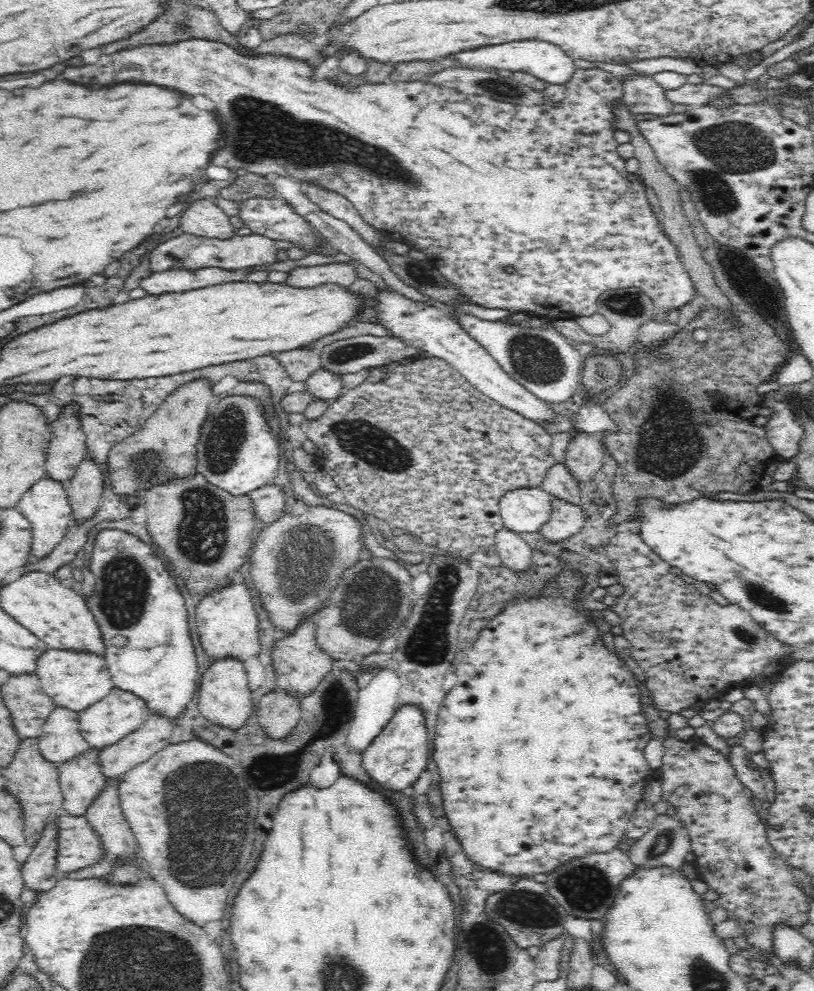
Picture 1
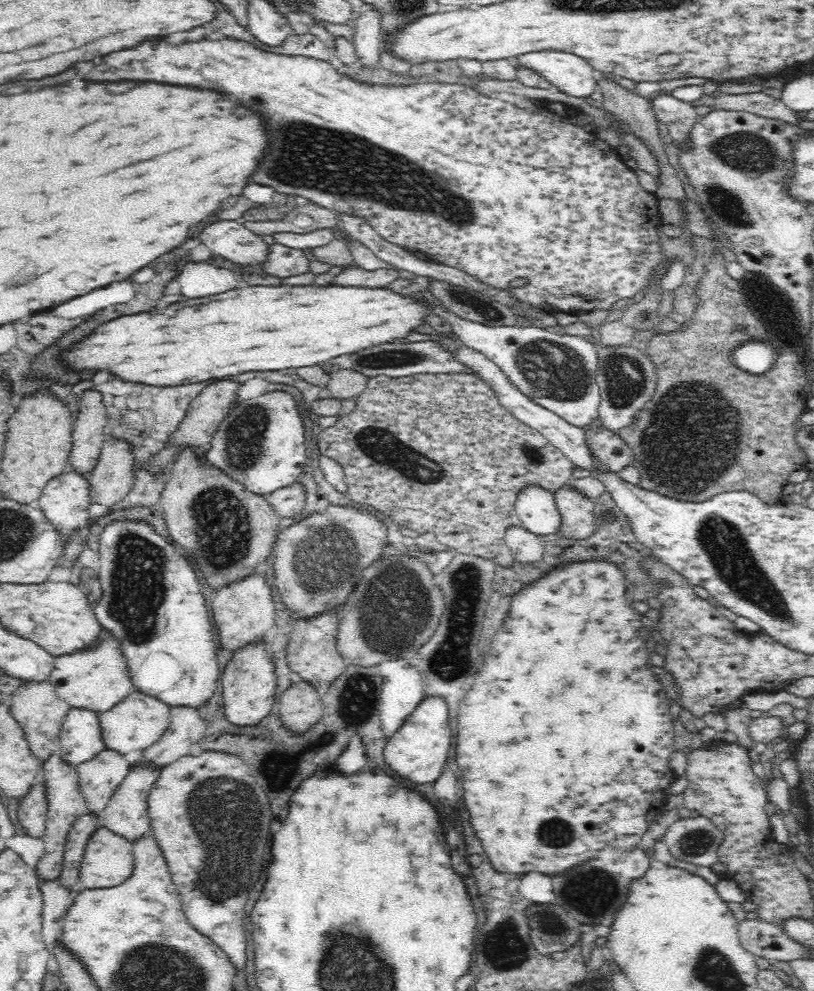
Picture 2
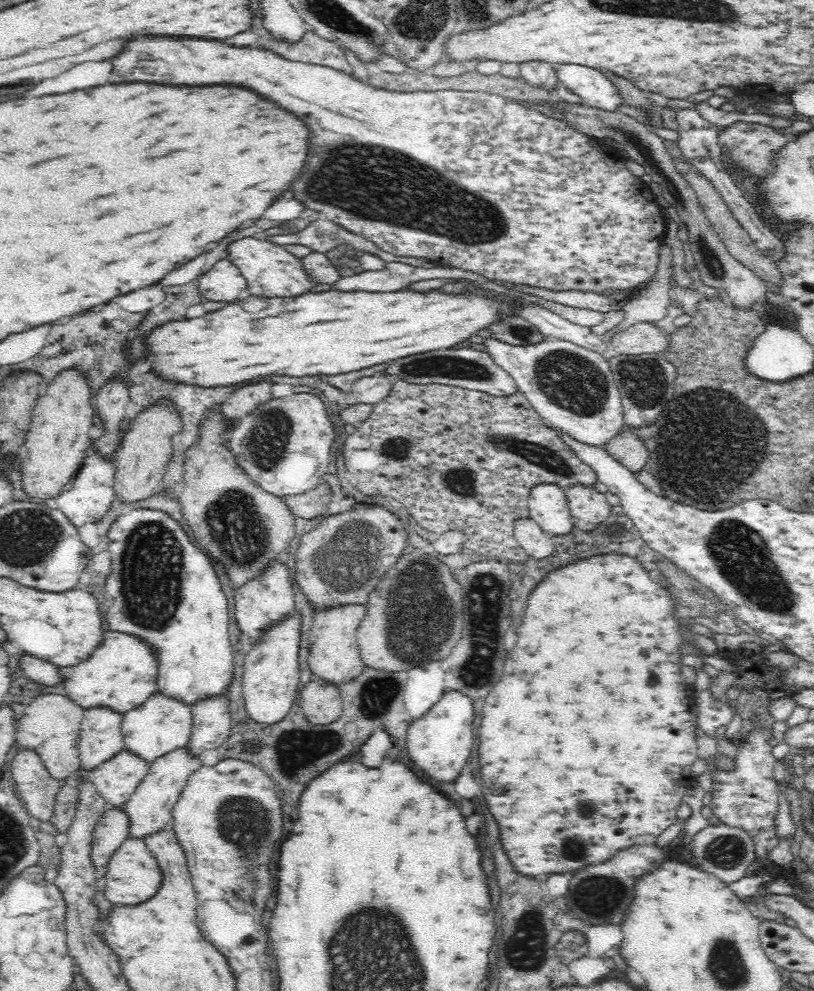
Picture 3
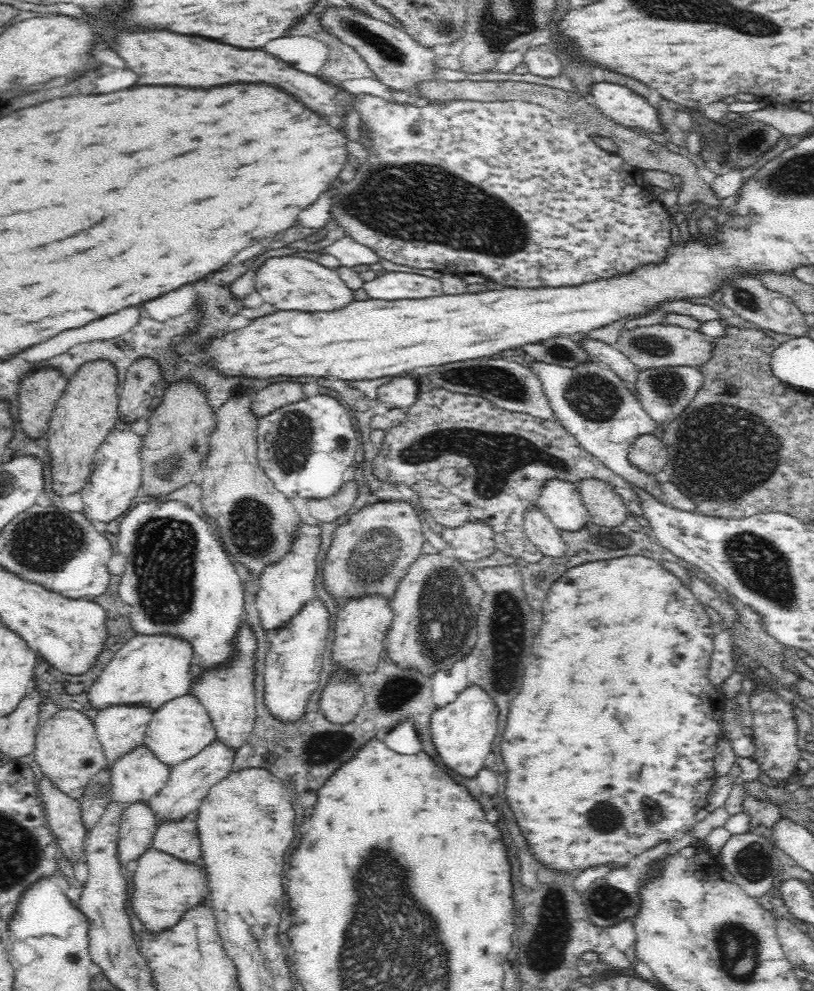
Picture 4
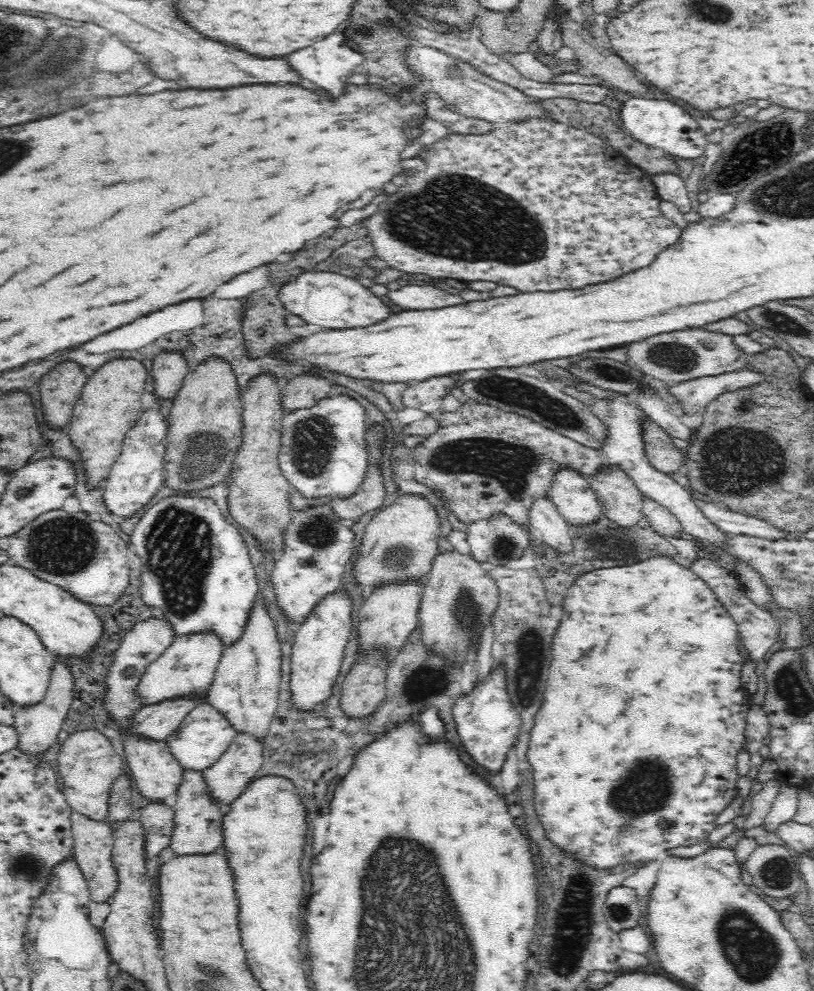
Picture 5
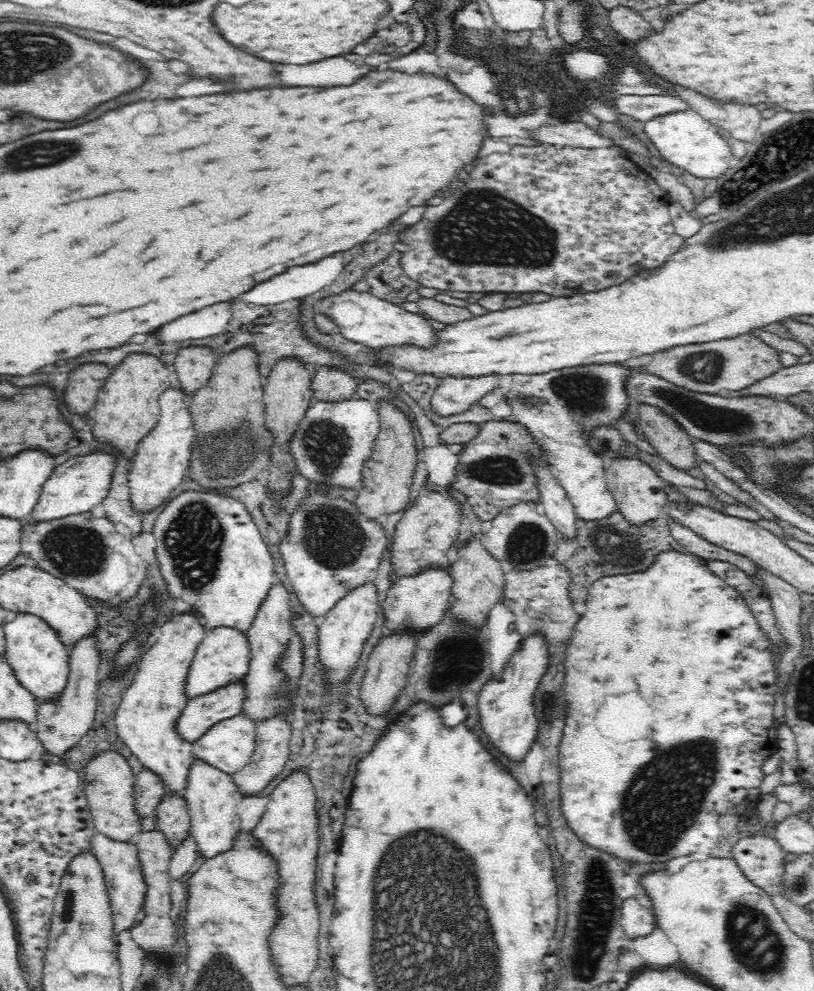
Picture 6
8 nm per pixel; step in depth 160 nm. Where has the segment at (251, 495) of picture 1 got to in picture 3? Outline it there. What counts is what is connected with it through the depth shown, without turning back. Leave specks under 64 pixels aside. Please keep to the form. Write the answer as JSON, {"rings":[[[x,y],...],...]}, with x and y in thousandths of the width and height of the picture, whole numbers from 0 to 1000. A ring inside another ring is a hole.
{"rings":[[[391,490],[371,498],[346,502],[346,508],[351,509],[359,521],[372,524],[403,520],[403,505],[405,505],[405,496],[400,490]]]}

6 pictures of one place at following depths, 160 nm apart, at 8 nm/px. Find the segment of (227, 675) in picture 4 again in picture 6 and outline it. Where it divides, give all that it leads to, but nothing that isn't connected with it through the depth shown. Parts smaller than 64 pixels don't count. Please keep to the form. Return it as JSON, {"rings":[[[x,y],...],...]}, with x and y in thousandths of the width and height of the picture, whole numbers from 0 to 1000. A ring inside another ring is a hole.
{"rings":[[[334,589],[327,603],[314,617],[312,626],[302,640],[303,676],[291,687],[296,691],[299,703],[294,709],[294,718],[310,729],[354,723],[361,712],[354,695],[354,681],[346,675],[346,666],[351,663],[351,655],[362,642],[356,626],[362,621],[357,616],[355,596],[346,589]]]}

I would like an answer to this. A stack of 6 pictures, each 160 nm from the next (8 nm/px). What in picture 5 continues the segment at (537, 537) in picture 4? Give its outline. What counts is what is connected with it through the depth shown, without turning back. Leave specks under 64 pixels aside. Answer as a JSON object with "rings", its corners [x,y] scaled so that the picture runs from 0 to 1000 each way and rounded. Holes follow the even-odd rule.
{"rings":[[[667,502],[657,506],[649,515],[649,524],[651,533],[672,553],[676,552],[678,556],[693,560],[698,560],[704,555],[704,547],[698,535],[700,530],[693,527],[690,521],[686,519],[686,515],[681,514],[676,504]]]}

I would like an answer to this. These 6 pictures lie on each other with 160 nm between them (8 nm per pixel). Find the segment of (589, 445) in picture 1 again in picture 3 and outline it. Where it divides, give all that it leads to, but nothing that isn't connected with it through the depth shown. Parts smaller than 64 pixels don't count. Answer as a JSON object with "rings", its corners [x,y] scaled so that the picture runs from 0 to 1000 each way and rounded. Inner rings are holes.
{"rings":[[[774,433],[749,441],[740,451],[757,466],[779,478],[790,474],[796,464],[789,445]]]}

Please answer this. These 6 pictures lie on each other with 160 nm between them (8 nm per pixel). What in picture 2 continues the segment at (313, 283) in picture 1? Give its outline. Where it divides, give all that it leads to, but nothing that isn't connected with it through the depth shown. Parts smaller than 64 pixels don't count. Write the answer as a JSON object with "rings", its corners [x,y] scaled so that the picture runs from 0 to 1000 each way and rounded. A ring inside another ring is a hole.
{"rings":[[[442,269],[423,270],[405,283],[405,288],[472,291],[474,287],[479,287],[479,284],[484,285],[489,281],[491,281],[491,275],[485,270],[463,270],[459,272]]]}

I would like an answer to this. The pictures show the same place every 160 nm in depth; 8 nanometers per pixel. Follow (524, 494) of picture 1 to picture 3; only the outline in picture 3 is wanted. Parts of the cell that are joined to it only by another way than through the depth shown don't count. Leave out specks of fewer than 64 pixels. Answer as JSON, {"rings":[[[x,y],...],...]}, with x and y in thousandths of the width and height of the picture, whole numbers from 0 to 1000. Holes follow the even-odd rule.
{"rings":[[[663,487],[651,494],[649,518],[649,523],[679,543],[698,539],[705,533],[693,494],[681,488]]]}

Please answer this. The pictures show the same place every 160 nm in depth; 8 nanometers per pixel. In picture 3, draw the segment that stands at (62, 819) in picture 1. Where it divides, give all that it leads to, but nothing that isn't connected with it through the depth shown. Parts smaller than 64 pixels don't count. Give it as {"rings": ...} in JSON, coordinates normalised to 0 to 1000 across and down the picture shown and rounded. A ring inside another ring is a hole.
{"rings":[[[154,846],[131,866],[130,880],[125,883],[125,904],[139,911],[166,911],[183,905],[194,894],[197,879],[189,865],[178,855],[174,847]]]}

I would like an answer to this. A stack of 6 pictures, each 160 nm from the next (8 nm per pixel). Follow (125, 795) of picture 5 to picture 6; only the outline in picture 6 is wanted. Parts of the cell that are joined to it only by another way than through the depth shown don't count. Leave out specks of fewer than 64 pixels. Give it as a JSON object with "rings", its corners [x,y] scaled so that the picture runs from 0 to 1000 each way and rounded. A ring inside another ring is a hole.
{"rings":[[[178,775],[173,779],[165,782],[162,799],[165,821],[173,825],[177,823],[190,823],[190,815],[194,808],[206,801],[192,786],[192,782],[187,782]]]}

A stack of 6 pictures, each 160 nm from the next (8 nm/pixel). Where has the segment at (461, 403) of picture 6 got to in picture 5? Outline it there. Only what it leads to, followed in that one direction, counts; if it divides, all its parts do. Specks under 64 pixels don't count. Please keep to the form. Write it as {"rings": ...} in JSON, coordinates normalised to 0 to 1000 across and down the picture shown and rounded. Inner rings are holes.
{"rings":[[[554,378],[528,380],[523,383],[504,385],[504,390],[499,390],[491,396],[491,404],[496,410],[533,418],[541,413],[543,402],[558,392],[559,383]]]}

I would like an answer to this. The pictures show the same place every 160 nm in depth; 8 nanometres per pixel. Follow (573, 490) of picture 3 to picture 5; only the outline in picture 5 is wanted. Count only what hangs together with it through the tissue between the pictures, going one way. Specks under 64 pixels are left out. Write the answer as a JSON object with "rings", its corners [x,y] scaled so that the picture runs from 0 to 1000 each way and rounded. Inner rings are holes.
{"rings":[[[744,470],[737,477],[730,478],[722,484],[725,493],[730,495],[731,503],[735,504],[735,510],[740,511],[741,521],[749,528],[754,528],[754,530],[764,533],[786,529],[790,524],[789,510],[791,501],[763,474]]]}

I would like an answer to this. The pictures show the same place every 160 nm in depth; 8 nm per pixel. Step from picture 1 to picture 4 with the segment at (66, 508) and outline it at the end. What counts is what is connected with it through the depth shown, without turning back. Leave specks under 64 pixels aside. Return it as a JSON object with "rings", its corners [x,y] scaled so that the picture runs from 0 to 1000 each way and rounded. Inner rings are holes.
{"rings":[[[146,429],[128,441],[128,444],[114,456],[114,470],[108,486],[97,495],[101,520],[108,526],[120,525],[127,528],[135,528],[152,520],[160,513],[161,507],[171,496],[172,447],[173,440],[165,437],[160,430]]]}

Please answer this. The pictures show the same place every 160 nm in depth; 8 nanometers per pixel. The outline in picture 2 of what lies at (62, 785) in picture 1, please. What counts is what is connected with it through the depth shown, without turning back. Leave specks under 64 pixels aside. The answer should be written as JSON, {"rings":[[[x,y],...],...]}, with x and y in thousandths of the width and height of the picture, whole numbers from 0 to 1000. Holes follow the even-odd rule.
{"rings":[[[128,756],[114,766],[92,772],[97,798],[101,800],[108,820],[114,821],[129,814],[147,788],[162,776],[160,768],[150,760]]]}

